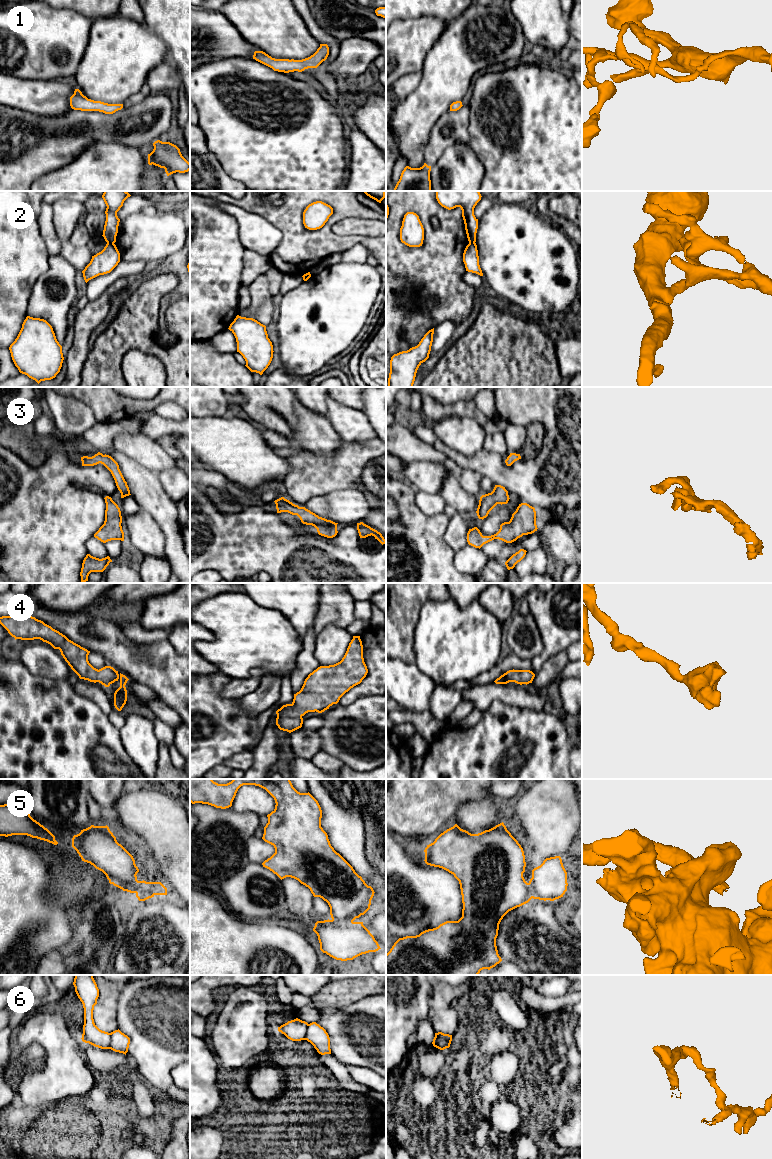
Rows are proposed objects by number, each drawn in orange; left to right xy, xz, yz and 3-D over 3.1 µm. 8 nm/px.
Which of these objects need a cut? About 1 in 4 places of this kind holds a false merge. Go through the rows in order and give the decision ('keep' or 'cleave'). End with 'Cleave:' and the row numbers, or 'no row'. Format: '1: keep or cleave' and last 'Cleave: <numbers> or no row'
1: keep
2: cleave
3: keep
4: keep
5: cleave
6: cleave
Cleave: 2, 5, 6

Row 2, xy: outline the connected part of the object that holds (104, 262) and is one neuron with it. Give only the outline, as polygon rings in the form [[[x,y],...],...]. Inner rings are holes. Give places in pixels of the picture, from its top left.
[[[107,243],[104,249],[92,256],[90,263],[82,271],[85,282],[110,273],[120,262],[120,253],[115,244]]]

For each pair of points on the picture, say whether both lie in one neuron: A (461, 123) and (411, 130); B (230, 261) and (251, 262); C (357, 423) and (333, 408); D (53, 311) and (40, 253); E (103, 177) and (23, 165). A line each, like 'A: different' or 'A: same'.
A: different
B: different
C: same
D: different
E: different

